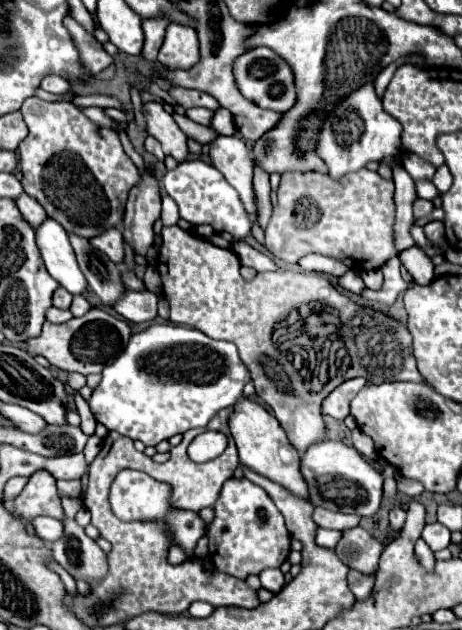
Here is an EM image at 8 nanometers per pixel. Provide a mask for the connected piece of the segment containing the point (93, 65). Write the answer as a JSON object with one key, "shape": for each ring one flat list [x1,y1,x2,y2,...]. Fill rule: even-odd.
{"shape":[[66,17,64,25,72,33,72,39,80,51,80,59,92,75,98,75,102,69,106,69,114,63,114,59,104,51,104,47,94,39,94,35,88,33,76,19]]}

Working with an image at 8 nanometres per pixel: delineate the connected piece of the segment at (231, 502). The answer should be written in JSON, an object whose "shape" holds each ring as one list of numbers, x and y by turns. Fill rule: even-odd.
{"shape":[[228,479,220,491,218,501,214,503,214,519,208,527,208,541,210,541,210,559,214,567,226,575,246,579,248,575,258,575,268,567,280,567,290,553,290,533,284,525,282,513,276,509,274,501,266,495,266,491,258,485,252,485,248,479]]}

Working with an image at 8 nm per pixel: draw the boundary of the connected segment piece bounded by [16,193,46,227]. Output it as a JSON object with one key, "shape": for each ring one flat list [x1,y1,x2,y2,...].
{"shape":[[26,193,20,195,20,199,16,199,16,205,18,205,20,213,24,215,24,219,30,221,32,227,38,227,46,217,46,213,42,211,42,205,36,199,32,199,30,195,26,195]]}

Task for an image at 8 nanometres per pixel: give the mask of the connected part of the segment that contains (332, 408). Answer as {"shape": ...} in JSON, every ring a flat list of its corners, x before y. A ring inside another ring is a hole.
{"shape":[[356,377,356,379,348,379,342,385,338,385,324,401,322,401,322,413,330,415,338,421,346,419,350,413,350,401,354,399,354,395,366,385,366,379]]}

